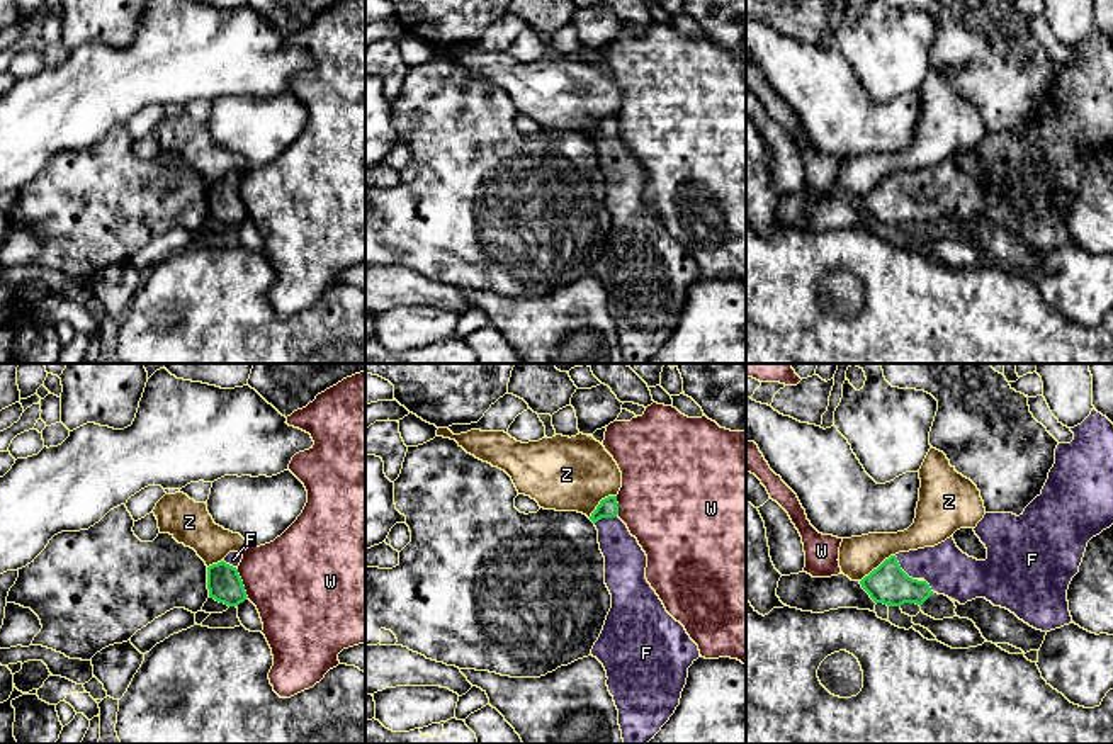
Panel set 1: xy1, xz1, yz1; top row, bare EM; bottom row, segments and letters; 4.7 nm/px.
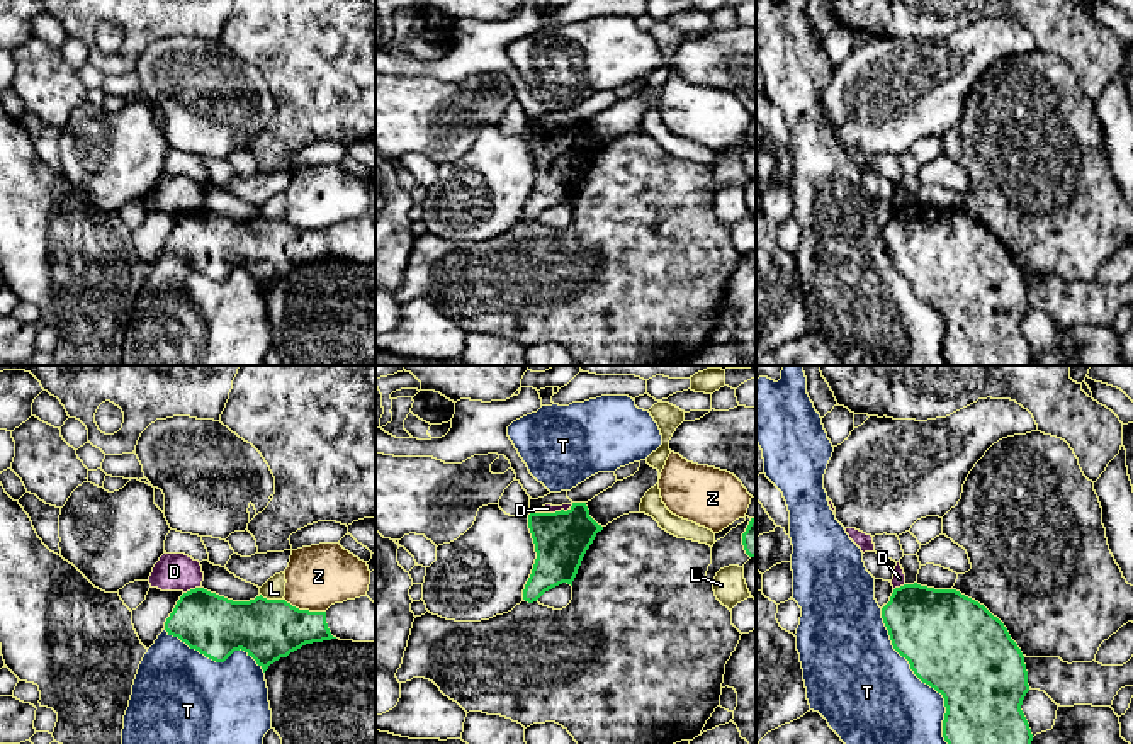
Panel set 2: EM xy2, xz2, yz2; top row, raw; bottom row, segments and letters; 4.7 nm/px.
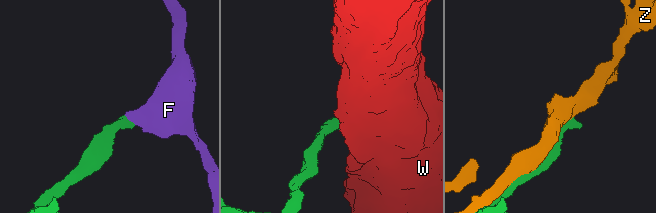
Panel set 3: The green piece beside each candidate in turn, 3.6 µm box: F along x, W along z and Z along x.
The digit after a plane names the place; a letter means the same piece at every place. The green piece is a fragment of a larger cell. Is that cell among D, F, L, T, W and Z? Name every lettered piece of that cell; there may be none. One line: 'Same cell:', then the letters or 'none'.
Same cell: F

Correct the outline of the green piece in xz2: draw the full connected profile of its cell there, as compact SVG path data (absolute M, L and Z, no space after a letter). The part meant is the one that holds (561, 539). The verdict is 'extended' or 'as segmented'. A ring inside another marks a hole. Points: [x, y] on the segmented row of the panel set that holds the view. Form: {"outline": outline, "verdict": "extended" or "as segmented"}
{"outline": "M572 503L567 511L530 513L528 528L537 559L523 600L533 603L562 583L572 586L586 550L603 527L589 516L586 503Z", "verdict": "as segmented"}

